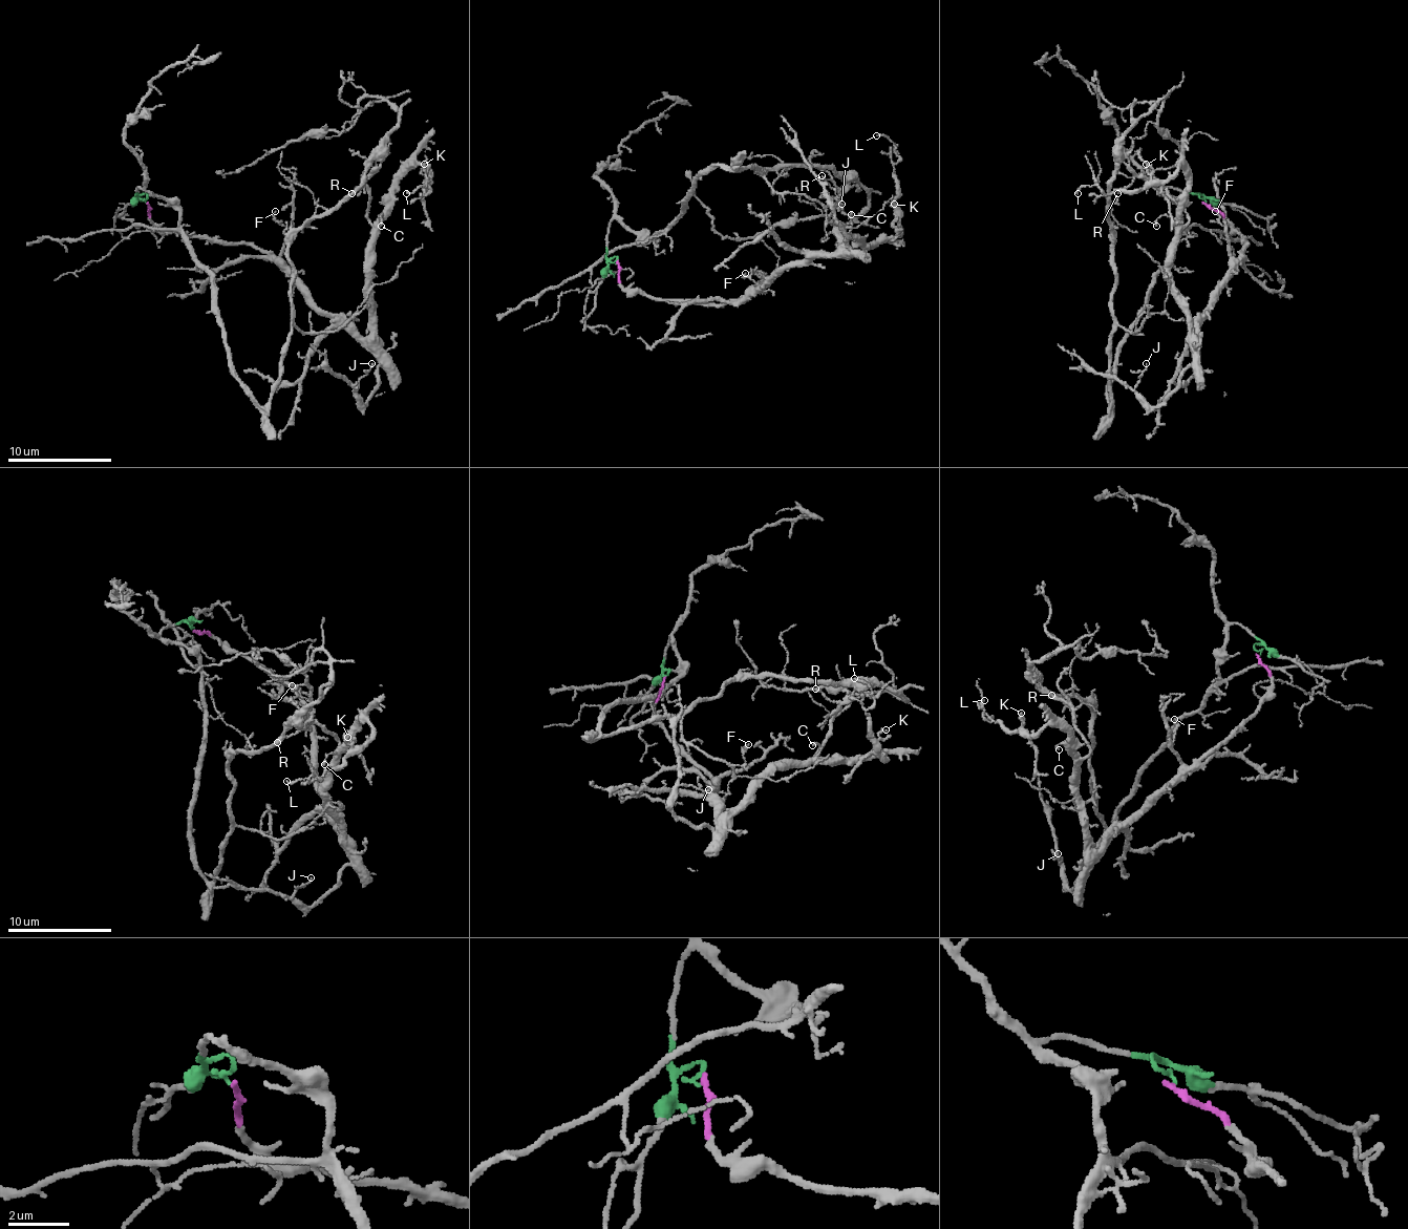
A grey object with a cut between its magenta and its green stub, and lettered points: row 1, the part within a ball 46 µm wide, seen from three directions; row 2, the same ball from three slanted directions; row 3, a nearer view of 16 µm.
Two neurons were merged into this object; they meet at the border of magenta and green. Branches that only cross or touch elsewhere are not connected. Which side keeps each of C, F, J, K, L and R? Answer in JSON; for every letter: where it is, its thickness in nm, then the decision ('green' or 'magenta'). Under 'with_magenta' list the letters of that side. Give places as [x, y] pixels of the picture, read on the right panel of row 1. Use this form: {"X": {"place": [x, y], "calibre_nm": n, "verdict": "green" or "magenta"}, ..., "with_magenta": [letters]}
{"C": {"place": [1156, 226], "calibre_nm": 120, "verdict": "magenta"}, "F": {"place": [1215, 211], "calibre_nm": 130, "verdict": "magenta"}, "J": {"place": [1146, 363], "calibre_nm": 120, "verdict": "magenta"}, "K": {"place": [1146, 164], "calibre_nm": 140, "verdict": "magenta"}, "L": {"place": [1078, 193], "calibre_nm": 120, "verdict": "magenta"}, "R": {"place": [1117, 193], "calibre_nm": 130, "verdict": "magenta"}, "with_magenta": ["C", "F", "J", "K", "L", "R"]}

